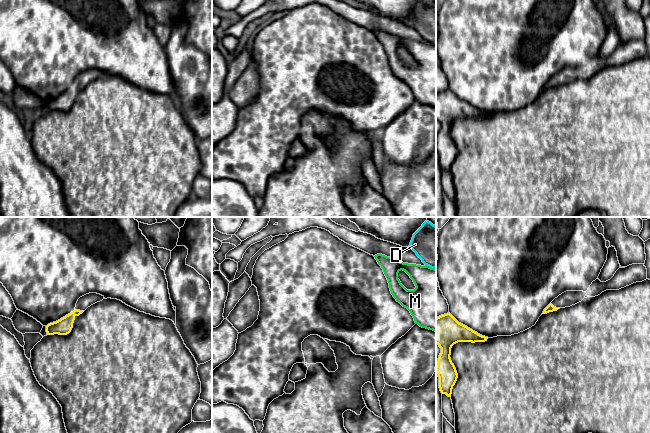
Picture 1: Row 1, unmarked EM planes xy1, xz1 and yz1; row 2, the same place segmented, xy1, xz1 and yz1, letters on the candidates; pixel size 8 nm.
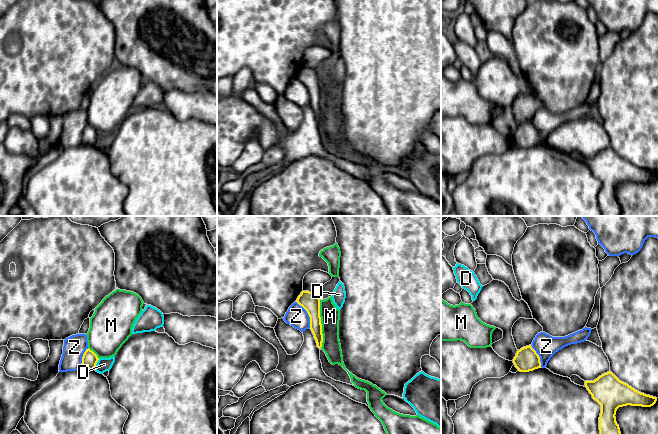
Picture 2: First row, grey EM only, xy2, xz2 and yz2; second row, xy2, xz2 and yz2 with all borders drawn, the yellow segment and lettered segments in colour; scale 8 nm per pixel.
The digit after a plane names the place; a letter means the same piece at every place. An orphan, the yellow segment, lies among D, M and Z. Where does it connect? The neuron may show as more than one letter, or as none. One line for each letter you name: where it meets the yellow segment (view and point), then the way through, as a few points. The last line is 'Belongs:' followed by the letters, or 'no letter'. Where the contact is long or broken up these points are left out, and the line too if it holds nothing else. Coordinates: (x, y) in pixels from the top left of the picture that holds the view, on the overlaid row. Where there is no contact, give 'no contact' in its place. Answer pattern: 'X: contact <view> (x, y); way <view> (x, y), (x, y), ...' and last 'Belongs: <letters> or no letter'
Belongs: no letter

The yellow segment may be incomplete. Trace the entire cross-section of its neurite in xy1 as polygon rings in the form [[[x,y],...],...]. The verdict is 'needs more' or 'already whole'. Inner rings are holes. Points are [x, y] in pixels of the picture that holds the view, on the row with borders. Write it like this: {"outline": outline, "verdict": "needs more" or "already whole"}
{"outline": [[[89,293],[80,297],[76,303],[75,310],[60,320],[50,323],[46,326],[47,335],[67,335],[73,328],[73,323],[76,316],[82,314],[91,305],[102,301],[104,296],[97,293]]], "verdict": "needs more"}

